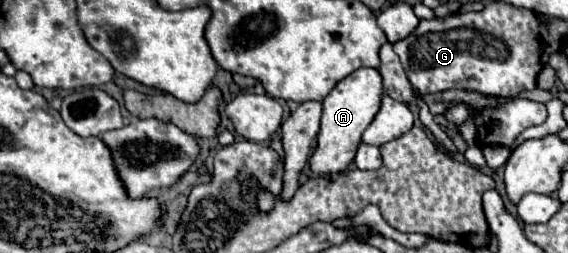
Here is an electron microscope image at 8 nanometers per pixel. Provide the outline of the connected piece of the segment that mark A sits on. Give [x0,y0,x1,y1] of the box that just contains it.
[309,67,385,175]

